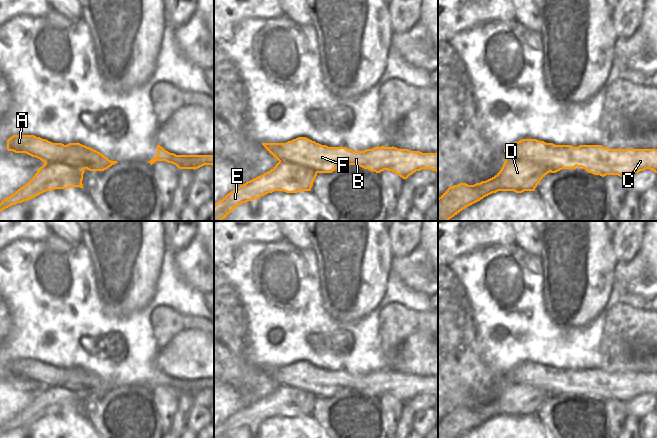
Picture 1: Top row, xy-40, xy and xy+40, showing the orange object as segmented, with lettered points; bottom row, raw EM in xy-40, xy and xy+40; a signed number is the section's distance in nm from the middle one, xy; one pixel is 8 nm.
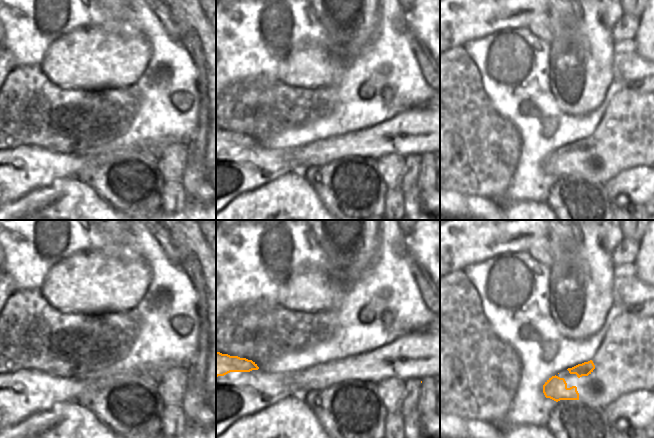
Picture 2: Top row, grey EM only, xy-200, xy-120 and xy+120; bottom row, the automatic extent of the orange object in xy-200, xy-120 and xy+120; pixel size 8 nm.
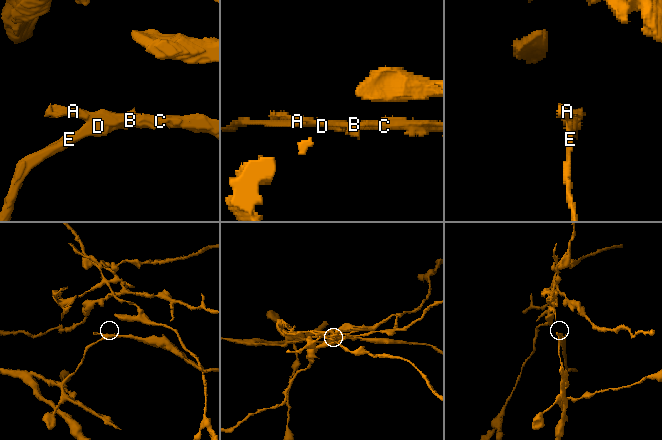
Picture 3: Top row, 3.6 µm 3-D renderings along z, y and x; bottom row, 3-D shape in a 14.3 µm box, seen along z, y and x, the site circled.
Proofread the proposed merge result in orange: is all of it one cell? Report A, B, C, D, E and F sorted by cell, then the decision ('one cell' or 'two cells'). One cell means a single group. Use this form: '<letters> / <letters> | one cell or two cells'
A B C F / D E | two cells

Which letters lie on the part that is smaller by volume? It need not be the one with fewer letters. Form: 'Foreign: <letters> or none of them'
Foreign: A, B, C, F

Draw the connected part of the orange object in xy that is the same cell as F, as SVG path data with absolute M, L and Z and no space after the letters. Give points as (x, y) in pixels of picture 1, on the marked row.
M306 137L262 145L278 161L310 167L317 173L332 173L344 165L358 165L376 173L388 170L403 179L422 169L438 173L438 153L422 153L393 146L353 151L346 147L321 145Z

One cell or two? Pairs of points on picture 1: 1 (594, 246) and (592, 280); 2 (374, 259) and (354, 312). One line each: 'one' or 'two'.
1: one
2: one

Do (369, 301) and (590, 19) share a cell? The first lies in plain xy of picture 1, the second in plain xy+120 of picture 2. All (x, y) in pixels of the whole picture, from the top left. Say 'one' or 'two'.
one

